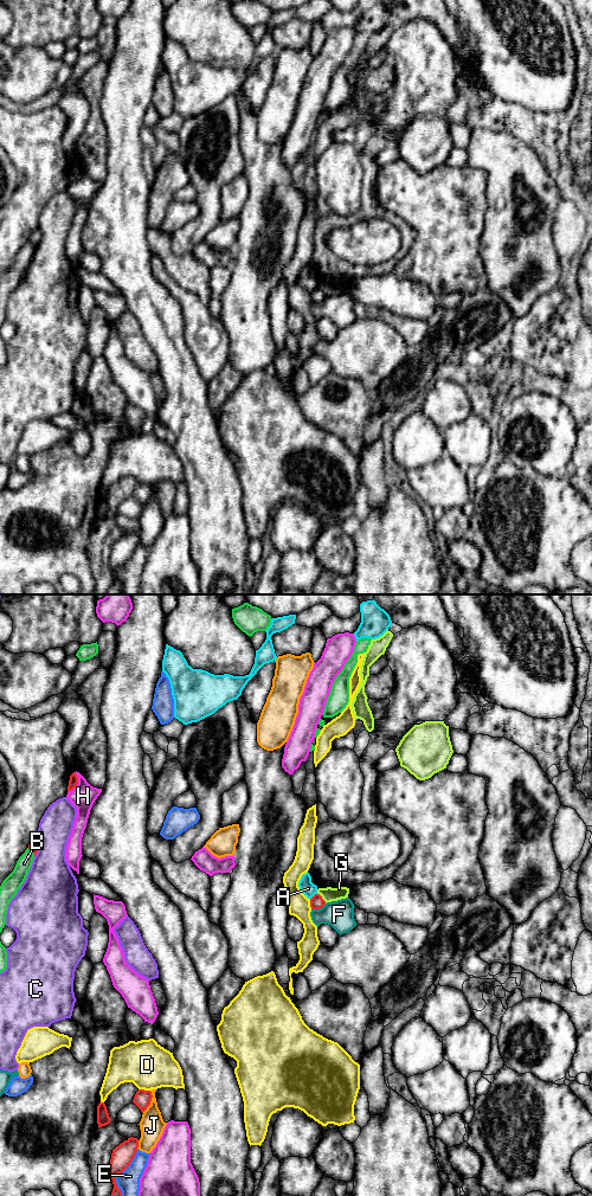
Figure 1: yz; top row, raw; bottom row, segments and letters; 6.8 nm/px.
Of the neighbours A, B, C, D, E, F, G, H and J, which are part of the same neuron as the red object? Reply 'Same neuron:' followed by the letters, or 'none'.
Same neuron: none

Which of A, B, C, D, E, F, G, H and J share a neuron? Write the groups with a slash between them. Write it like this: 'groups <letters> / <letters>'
groups A / B / C / D / E G / F / H / J

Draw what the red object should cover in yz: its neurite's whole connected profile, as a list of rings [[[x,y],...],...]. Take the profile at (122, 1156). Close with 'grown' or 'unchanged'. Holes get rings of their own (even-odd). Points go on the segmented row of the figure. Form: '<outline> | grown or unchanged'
[[[130,1137],[112,1150],[109,1166],[114,1184],[111,1196],[122,1196],[122,1191],[116,1183],[116,1177],[130,1165],[137,1152],[137,1147],[139,1139]]] | unchanged

